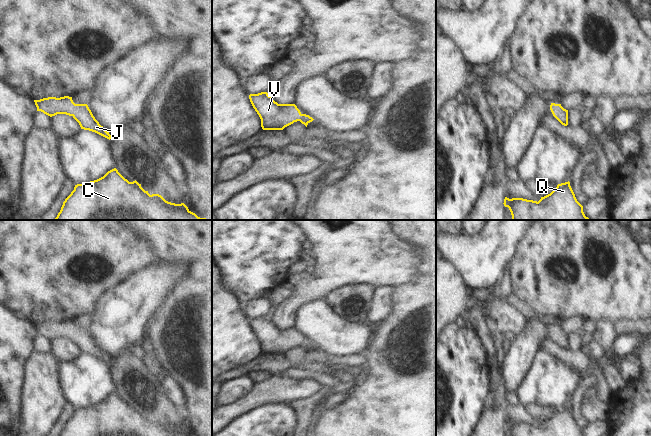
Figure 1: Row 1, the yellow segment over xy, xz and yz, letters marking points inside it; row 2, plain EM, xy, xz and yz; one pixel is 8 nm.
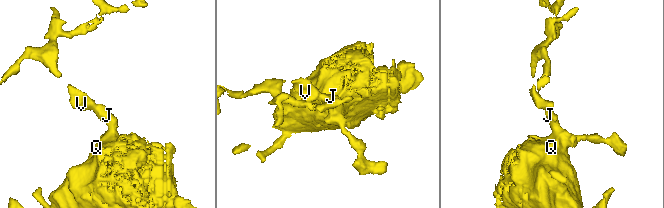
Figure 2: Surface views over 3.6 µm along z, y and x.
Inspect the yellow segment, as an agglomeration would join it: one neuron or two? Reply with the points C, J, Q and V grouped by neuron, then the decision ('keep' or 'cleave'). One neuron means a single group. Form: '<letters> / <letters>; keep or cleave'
C J Q V; keep

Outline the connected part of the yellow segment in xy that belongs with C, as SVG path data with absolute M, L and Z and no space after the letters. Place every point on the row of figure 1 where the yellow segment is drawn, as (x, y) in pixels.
M116 168L103 177L77 184L65 199L54 220L207 220L191 212L184 204L166 201L159 194L150 195L136 180L129 182Z

